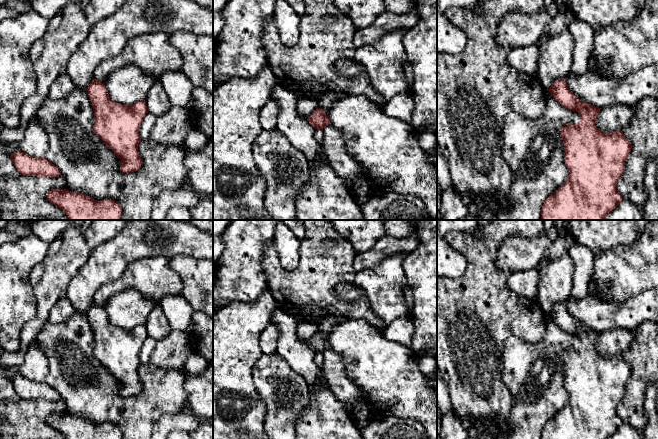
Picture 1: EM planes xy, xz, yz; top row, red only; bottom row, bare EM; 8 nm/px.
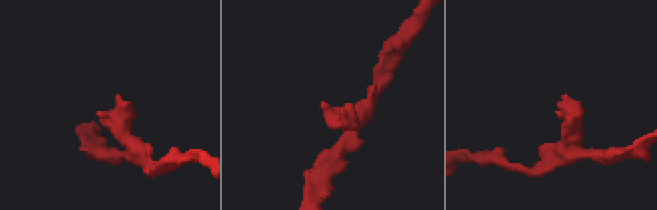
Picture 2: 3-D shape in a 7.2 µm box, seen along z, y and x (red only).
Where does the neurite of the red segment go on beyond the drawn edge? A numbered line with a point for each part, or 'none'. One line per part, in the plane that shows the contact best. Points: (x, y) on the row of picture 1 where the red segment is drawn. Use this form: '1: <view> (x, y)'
none

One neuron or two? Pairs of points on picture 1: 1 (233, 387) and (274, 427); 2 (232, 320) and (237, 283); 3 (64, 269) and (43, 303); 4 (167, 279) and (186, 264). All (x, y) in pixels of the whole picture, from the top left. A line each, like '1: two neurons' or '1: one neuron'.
1: two neurons
2: two neurons
3: one neuron
4: two neurons

